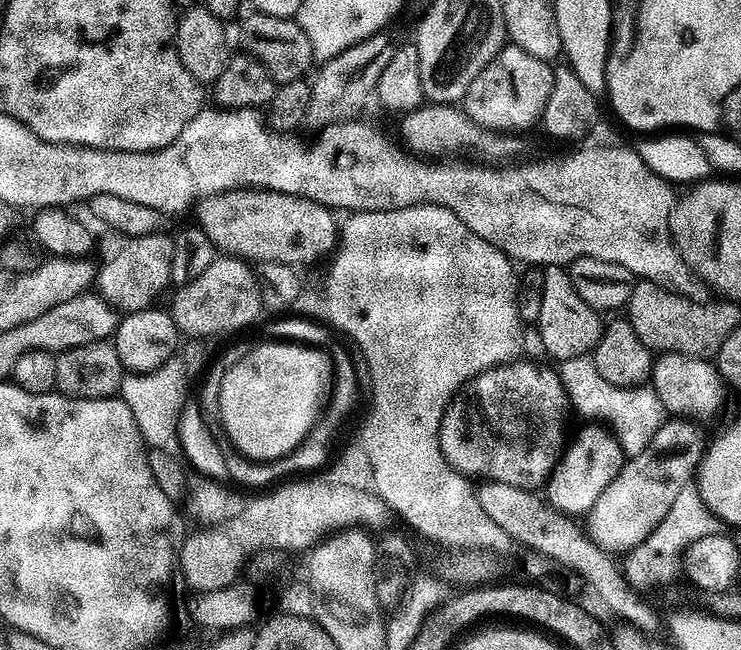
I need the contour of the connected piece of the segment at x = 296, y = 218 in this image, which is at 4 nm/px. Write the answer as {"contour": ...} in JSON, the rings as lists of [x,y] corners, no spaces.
{"contour":[[[234,188],[226,192],[220,192],[217,196],[206,196],[195,205],[194,211],[195,210],[197,218],[200,219],[200,221],[198,221],[199,227],[207,234],[208,239],[213,244],[214,248],[229,256],[239,256],[240,259],[245,262],[259,262],[265,260],[266,262],[282,262],[283,264],[290,264],[293,266],[301,266],[300,264],[308,263],[308,265],[311,265],[313,262],[316,262],[311,262],[311,260],[316,260],[319,256],[324,255],[327,257],[338,244],[338,220],[336,224],[335,218],[332,217],[335,216],[333,209],[327,208],[326,205],[319,204],[313,200],[302,198],[301,196],[291,196],[290,194],[282,194],[281,192],[272,192],[269,188]]]}

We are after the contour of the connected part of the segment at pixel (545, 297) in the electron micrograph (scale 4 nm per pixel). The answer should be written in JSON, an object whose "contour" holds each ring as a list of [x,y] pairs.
{"contour":[[[550,264],[543,269],[543,273],[542,308],[534,324],[540,333],[544,352],[552,355],[556,362],[589,355],[600,341],[601,313],[595,312],[586,306],[586,302],[582,302],[582,298],[578,298],[578,290],[574,290],[574,282],[570,282],[567,267]]]}

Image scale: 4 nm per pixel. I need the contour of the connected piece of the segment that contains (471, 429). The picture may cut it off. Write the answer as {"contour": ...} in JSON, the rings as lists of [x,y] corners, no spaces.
{"contour":[[[528,358],[514,360],[511,364],[497,364],[494,368],[487,368],[485,372],[478,373],[472,380],[468,381],[466,390],[461,390],[452,397],[452,401],[448,404],[448,409],[445,410],[442,418],[440,449],[448,465],[456,472],[461,472],[463,476],[475,478],[480,482],[492,481],[494,483],[506,483],[506,485],[516,488],[536,490],[539,489],[539,484],[540,487],[547,485],[556,465],[560,463],[561,455],[566,447],[564,427],[568,424],[568,414],[570,415],[568,394],[560,381],[559,371],[555,367],[547,368],[544,364],[536,365],[536,362]]]}

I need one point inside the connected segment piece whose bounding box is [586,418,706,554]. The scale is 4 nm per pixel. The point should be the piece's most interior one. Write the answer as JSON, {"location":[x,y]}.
{"location":[638,498]}

